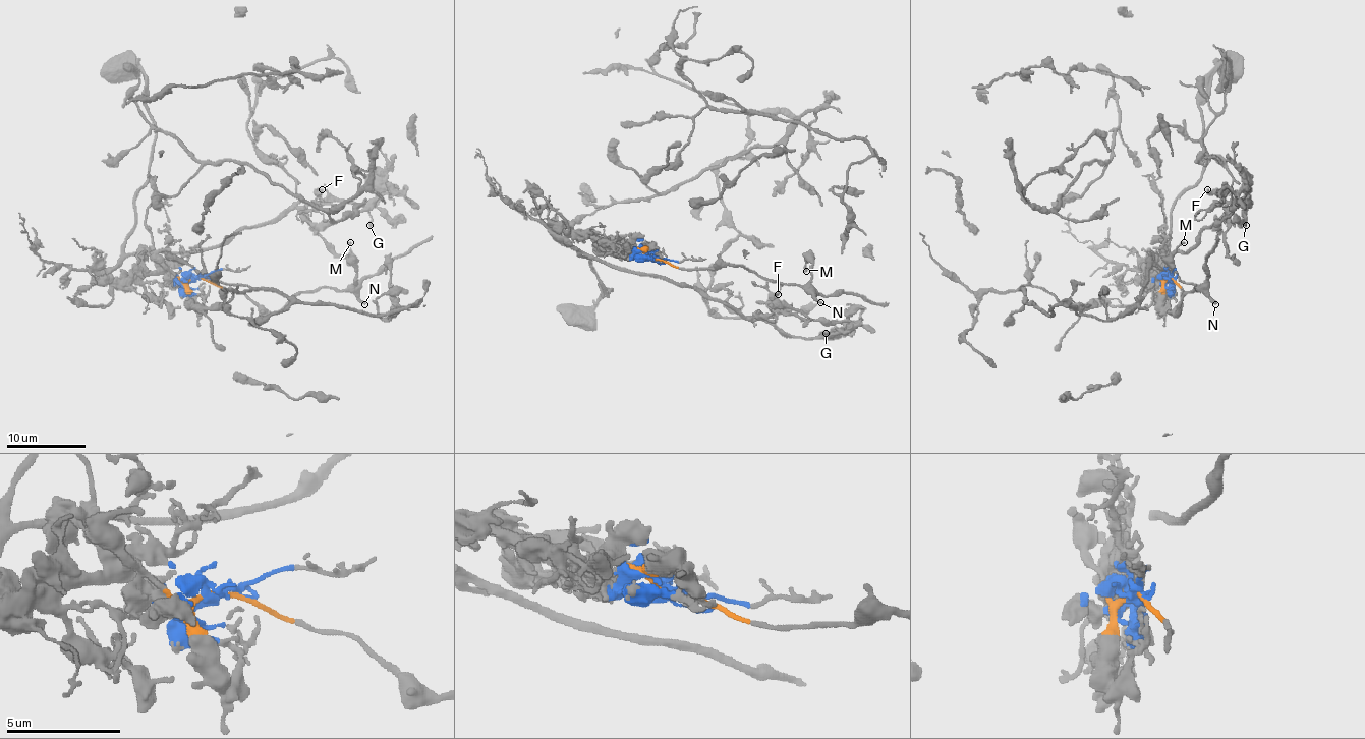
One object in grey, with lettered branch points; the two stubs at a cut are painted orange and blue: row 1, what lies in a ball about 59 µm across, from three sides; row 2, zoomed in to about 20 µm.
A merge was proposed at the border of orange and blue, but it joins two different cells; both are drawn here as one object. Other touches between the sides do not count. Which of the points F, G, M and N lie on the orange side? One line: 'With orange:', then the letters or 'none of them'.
With orange: M, N

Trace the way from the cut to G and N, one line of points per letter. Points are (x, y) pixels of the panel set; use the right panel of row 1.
G: (1171, 279), (1162, 271), (1164, 256), (1190, 249), (1231, 203), (1251, 203), (1245, 226)
N: (1172, 279), (1182, 289), (1178, 313), (1178, 302), (1196, 287), (1215, 304)

